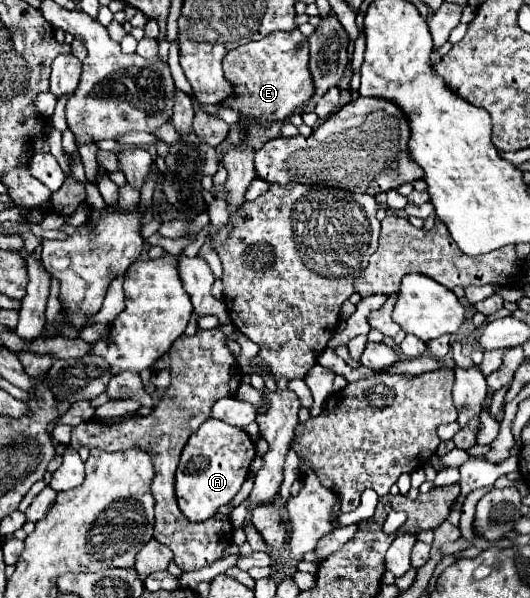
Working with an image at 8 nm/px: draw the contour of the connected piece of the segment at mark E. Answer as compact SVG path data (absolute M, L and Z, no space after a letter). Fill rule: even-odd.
M300 30L272 32L258 42L238 46L224 56L222 64L224 76L234 84L234 92L238 96L230 108L240 112L240 120L282 120L286 114L292 114L294 108L302 106L304 100L310 98L310 92L314 92L308 72L308 38L302 36Z

